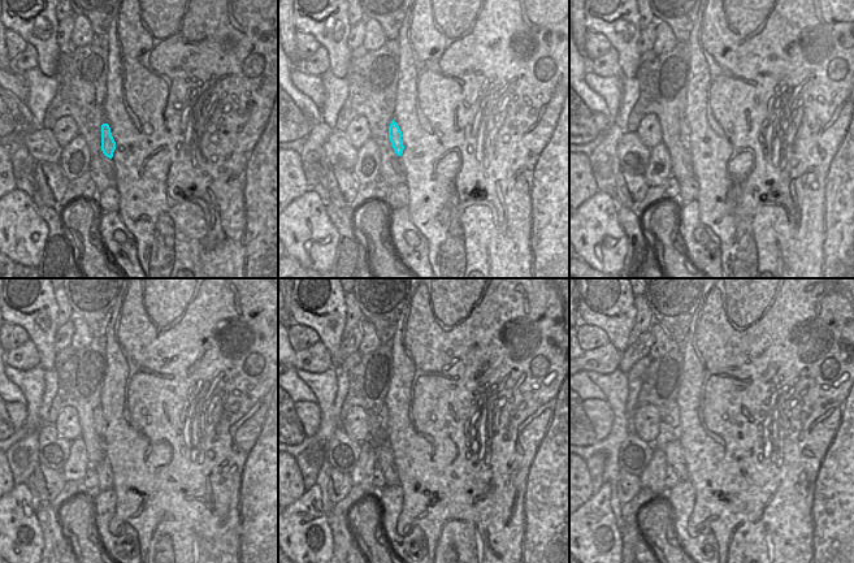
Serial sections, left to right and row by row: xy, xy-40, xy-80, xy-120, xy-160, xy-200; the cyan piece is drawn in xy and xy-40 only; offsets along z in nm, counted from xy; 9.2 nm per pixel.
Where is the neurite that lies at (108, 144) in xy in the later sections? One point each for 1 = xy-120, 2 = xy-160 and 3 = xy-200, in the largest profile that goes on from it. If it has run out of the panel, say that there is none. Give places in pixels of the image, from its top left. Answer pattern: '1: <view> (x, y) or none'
1: xy-120 (99, 420)
2: xy-160 (384, 411)
3: xy-200 (671, 423)

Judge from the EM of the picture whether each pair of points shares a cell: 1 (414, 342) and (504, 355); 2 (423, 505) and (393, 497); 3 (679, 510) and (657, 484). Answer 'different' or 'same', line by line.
1: same
2: different
3: different

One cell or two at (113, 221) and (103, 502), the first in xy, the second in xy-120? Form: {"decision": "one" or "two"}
{"decision": "one"}

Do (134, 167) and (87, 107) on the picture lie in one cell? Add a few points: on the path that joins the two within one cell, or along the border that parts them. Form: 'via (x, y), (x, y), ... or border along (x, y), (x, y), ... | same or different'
border along (107, 79), (103, 109) | different

